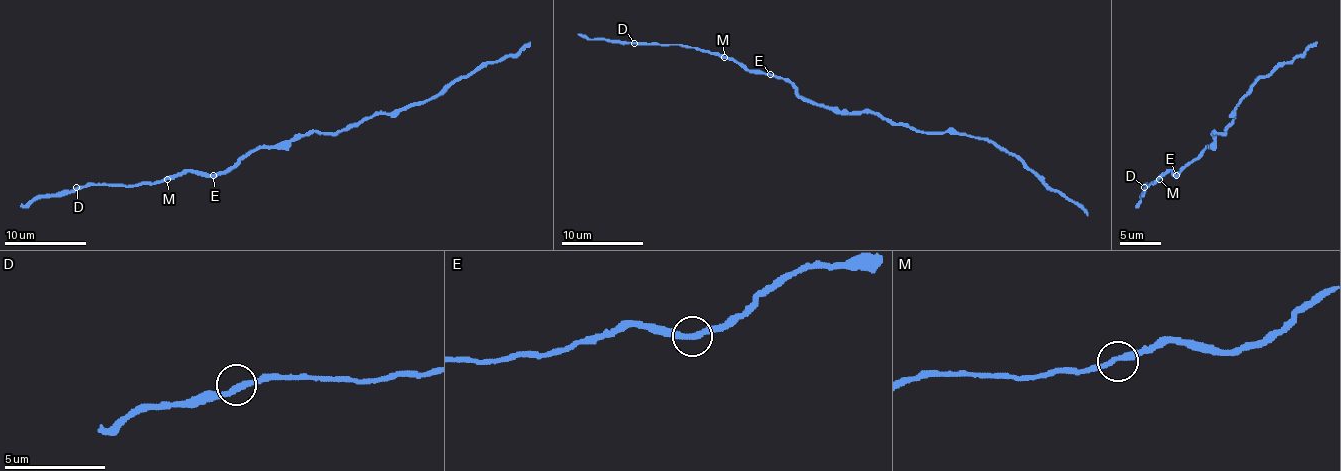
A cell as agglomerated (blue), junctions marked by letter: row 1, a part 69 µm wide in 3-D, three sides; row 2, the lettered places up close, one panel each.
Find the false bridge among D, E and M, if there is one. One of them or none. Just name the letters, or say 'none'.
E

